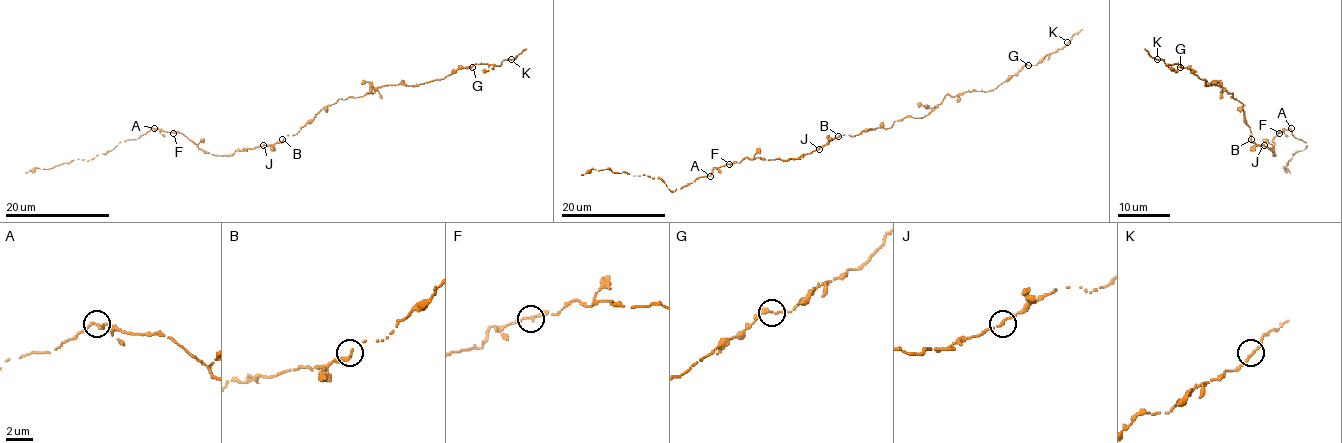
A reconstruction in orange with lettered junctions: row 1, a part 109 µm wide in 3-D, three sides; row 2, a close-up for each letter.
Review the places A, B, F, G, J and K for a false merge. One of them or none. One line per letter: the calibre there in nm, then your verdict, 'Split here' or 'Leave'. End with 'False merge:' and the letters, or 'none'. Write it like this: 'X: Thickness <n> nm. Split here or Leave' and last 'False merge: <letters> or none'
A: Thickness 220 nm. Leave
B: Thickness 190 nm. Leave
F: Thickness 220 nm. Leave
G: Thickness 240 nm. Leave
J: Thickness 200 nm. Leave
K: Thickness 200 nm. Leave
False merge: none

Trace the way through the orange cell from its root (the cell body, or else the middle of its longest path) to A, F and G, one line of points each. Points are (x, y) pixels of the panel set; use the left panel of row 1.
A: (275, 143), (243, 151), (236, 150), (230, 155), (213, 155), (200, 150), (181, 133), (154, 128)
F: (275, 143), (243, 151), (236, 150), (230, 155), (213, 155), (200, 150), (181, 133), (173, 133)
G: (275, 143), (295, 134), (338, 99), (362, 97), (385, 85), (441, 80), (472, 67)

